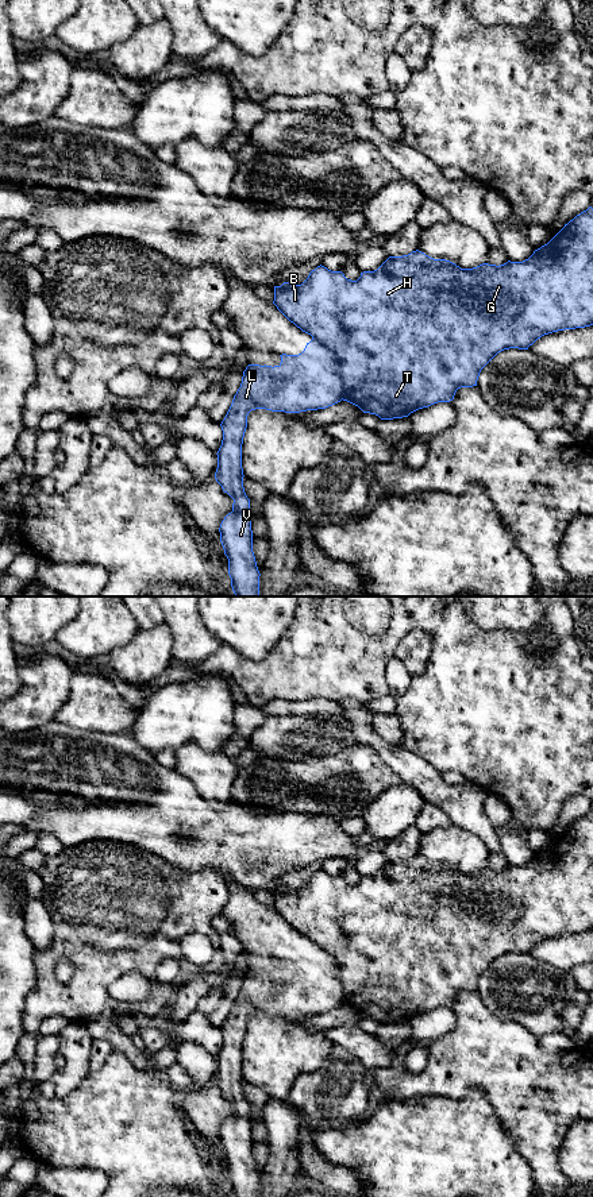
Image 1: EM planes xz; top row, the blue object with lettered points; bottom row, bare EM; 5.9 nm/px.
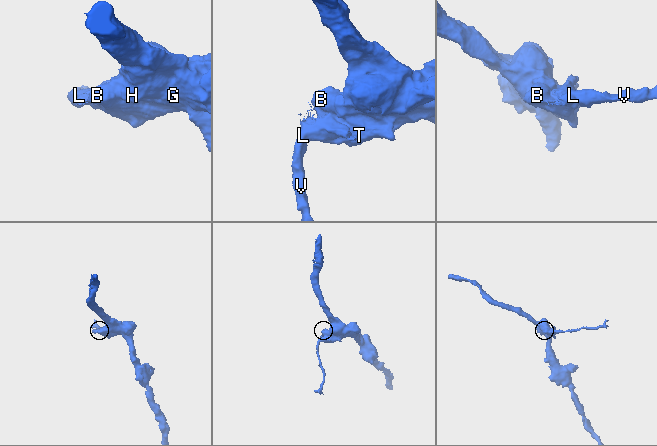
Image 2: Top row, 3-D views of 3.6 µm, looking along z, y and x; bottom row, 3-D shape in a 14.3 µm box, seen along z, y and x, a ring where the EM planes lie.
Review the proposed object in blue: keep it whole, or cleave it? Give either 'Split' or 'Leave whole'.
Split

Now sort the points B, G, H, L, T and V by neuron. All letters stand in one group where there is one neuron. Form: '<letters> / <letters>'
B G H T / L V

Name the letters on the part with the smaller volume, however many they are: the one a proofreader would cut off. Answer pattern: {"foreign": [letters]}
{"foreign": ["L", "V"]}

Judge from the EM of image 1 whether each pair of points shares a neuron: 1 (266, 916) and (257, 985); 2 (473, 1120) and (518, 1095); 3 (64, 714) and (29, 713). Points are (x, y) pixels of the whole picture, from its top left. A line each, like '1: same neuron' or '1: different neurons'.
1: same neuron
2: different neurons
3: different neurons

